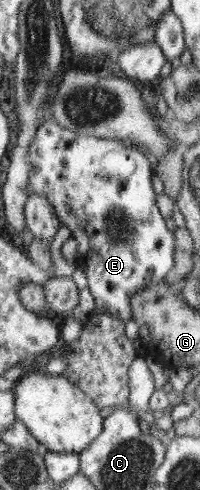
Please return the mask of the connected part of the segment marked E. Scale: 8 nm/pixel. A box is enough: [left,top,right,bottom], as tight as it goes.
[27,119,175,321]

